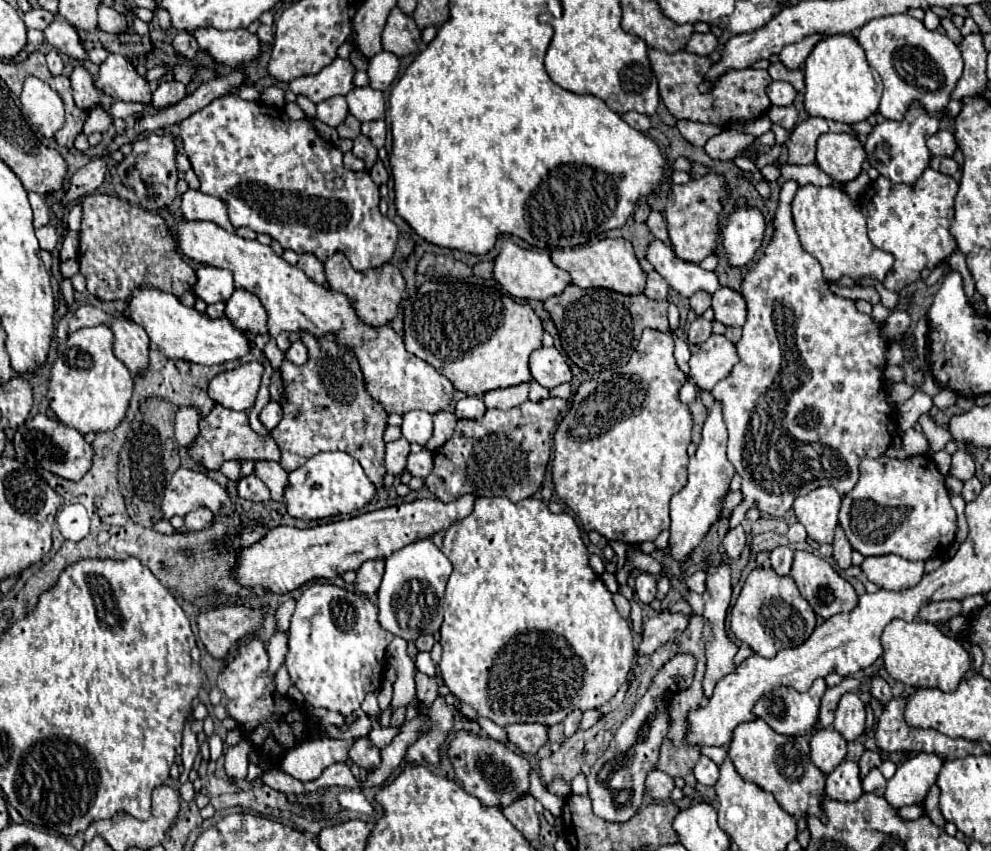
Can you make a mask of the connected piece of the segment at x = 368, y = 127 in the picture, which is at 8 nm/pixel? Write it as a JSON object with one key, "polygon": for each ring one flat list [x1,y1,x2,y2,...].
{"polygon":[[369,121,362,122,361,134,367,135,371,139,371,143,381,149,385,145,385,135,387,135,387,129,385,129,385,121]]}

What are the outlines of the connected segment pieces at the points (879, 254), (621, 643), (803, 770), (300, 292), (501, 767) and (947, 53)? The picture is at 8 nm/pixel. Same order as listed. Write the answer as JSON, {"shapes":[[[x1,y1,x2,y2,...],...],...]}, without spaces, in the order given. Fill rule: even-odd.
{"shapes":[[[803,185,799,187,791,207,801,245,821,263,827,281,837,281,843,275,849,277,873,275,879,281,883,281,883,277,891,271,893,257,871,245,867,237,865,217,861,215,859,205,845,191,833,185,829,187]],[[479,497,475,501,475,507,469,517,453,523,445,531,443,549,447,559,453,563,453,573,447,581,447,593,445,593,445,619,441,627,441,663,439,671,445,681,445,685,451,689,453,695,457,695,461,701,475,707,475,711,499,727,505,727,509,723,543,723,543,725,555,725,567,717,567,713,579,709,595,709,605,705,617,689,625,683,627,671,631,663,635,661,635,647,633,647,633,635,629,621,623,619,613,603,613,595,603,585,601,577,589,567,589,551,581,539,581,531,575,523,575,519,569,513,551,513,547,505,539,499,523,499,517,503,511,503,505,497]],[[753,719,749,723,741,723,729,747,729,759,733,761,737,773,751,783,757,783,761,789,769,789,777,803,793,817,809,817,815,815,823,823,827,817,823,813,823,797,825,797,825,773,817,769,809,757,809,737,811,735,781,735,775,733,765,721]],[[177,219,177,233,179,247,189,259,231,271,235,287,247,289,261,299,269,317,267,327,271,337,277,337,283,331,309,331,317,339,333,333,335,343,357,357,365,379,365,391,377,403,381,403,387,413,405,415,407,411,423,409,433,415,437,411,451,409,455,397,453,383,437,373,429,363,411,355,391,325,369,327,363,323,355,311,353,301,345,293,311,281,299,267,289,265,269,245,247,241,211,221]],[[457,731,447,745,447,755,461,787,469,795,477,797,483,807,503,809,529,793,531,763,525,759,525,755,511,751,507,745,495,741,489,735]],[[903,13,865,23,857,33,857,41,865,49,869,65,883,79,883,97,879,113,885,119,899,121,909,109,909,103,915,99,921,101,931,115,937,115,947,107,949,93,961,77,963,63,959,47,947,35,929,31,919,19],[887,33,893,33,895,39,887,39]]]}

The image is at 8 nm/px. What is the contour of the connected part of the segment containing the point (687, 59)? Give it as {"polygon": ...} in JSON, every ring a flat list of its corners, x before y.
{"polygon":[[649,49,649,61,655,71,657,83,659,83,659,95,667,109,675,117,685,117,687,121,701,121,701,123,715,123,721,127,727,127,729,121,735,119,749,119,749,117,761,117,769,109,767,105,767,93,765,87,771,83,771,77,765,69,739,69,731,71,721,77,717,87,701,95,697,91,697,85,703,81,705,73,713,65,709,57,699,57,687,51,675,51,665,53,659,49]]}

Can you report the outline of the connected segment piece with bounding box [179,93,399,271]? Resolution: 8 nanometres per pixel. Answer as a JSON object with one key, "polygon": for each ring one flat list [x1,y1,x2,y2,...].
{"polygon":[[231,93,227,97,215,99,213,103,203,107,201,111,193,113,189,119,181,121,179,123,179,131,181,131,181,139,183,139,183,149,185,149,185,153,187,153,189,161,191,161,191,167,193,167,195,175,201,181,201,189,199,191,205,193,205,195,213,195,213,197,223,199,223,203,227,205,229,221,231,221,233,227,249,227,255,233,267,233,275,241,279,241,283,249,291,249,295,253,313,253,321,261,325,261,333,253,341,251,341,253,345,253,345,257,351,261,351,265,357,271,383,265,383,263,387,263,391,259,391,255,395,251,395,245,397,245,399,231,397,231,395,223,389,221,387,217,383,217,381,211,379,211,379,187,373,183,373,179,369,177,367,171,355,173,355,171,345,169,343,167,343,153,339,151,339,147,335,147,331,141,325,141,325,139,321,141,321,137,317,135,317,131,315,131,315,127,313,127,313,123,309,119,292,120,285,112,277,117,271,117,259,101,245,101,239,95]]}

